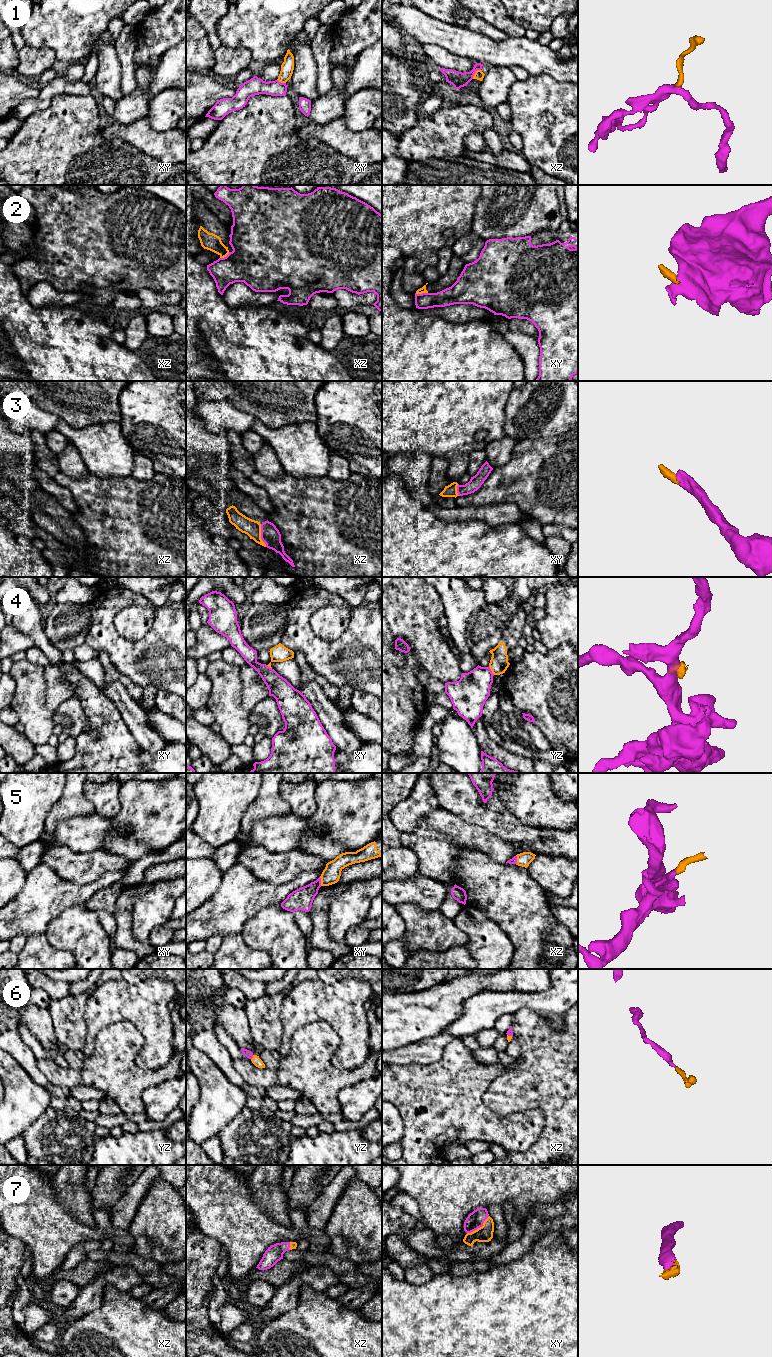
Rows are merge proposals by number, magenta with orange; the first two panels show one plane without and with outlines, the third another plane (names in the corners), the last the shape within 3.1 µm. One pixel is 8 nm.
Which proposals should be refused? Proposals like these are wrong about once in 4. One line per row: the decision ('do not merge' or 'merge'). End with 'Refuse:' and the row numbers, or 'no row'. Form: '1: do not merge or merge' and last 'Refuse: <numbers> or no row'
1: do not merge
2: do not merge
3: merge
4: do not merge
5: merge
6: merge
7: merge
Refuse: 1, 2, 4

